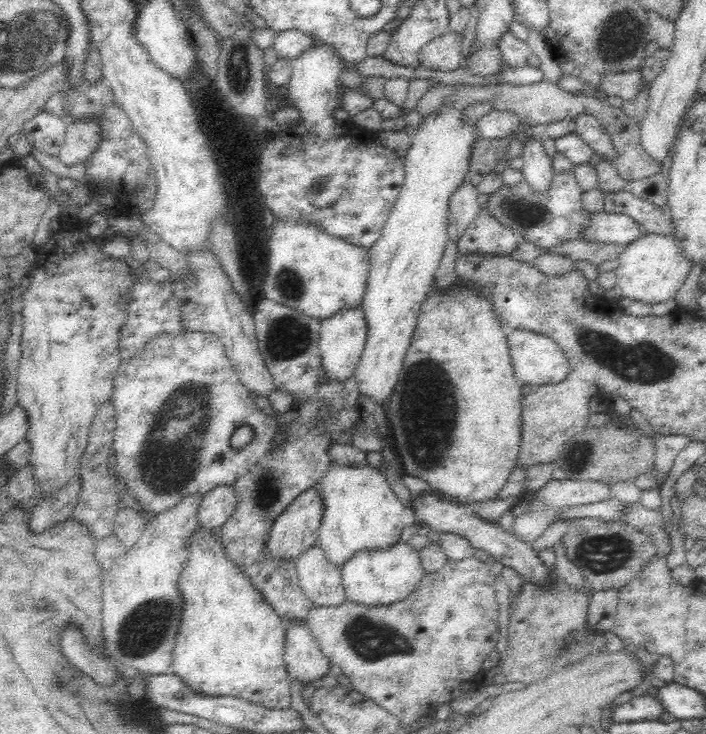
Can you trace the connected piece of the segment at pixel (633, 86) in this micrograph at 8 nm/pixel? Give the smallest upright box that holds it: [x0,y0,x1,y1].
[600,68,644,100]

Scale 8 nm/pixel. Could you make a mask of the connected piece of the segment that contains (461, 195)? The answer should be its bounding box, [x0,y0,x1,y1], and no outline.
[447,180,478,244]

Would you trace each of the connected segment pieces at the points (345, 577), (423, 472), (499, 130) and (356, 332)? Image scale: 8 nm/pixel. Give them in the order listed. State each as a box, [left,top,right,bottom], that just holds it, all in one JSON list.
[[340,540,425,606],[379,287,523,504],[474,109,522,139],[319,306,367,382]]

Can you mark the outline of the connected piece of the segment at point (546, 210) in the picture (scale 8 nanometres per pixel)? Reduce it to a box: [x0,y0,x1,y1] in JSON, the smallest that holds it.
[488,171,592,249]

